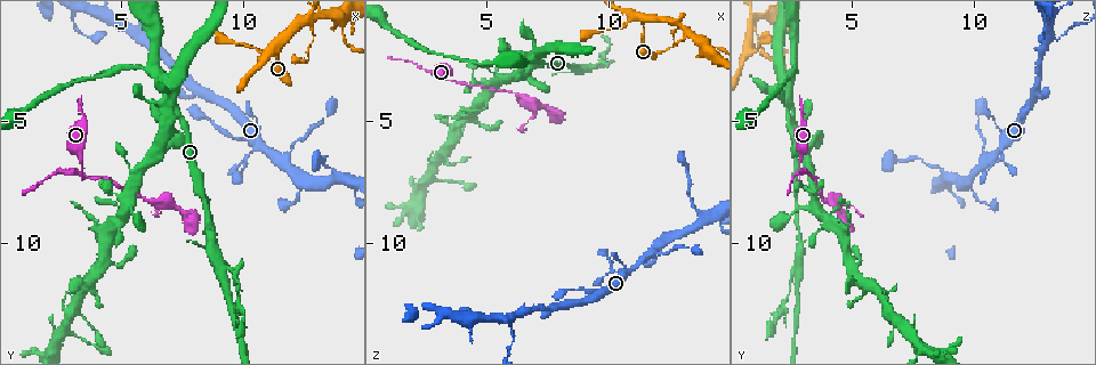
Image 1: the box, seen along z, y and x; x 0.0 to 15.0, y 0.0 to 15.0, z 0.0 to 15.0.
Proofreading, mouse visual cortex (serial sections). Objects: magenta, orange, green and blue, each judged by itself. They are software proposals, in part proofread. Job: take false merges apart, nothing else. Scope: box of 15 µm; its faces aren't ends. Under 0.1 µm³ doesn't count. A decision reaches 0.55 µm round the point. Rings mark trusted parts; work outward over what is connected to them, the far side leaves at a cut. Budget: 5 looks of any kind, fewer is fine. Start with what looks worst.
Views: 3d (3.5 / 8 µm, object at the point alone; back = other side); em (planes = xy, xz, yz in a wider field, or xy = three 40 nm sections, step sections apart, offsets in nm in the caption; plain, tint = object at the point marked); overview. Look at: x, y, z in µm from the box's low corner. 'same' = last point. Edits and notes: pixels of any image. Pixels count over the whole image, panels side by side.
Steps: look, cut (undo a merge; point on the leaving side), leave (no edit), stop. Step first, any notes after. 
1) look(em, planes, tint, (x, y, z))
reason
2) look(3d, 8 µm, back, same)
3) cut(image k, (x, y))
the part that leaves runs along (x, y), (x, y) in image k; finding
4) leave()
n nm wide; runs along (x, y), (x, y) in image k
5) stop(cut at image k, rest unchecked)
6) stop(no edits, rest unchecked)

look(em, planes, tint, (3.0, 7.0, 3.1))
abrupt turn

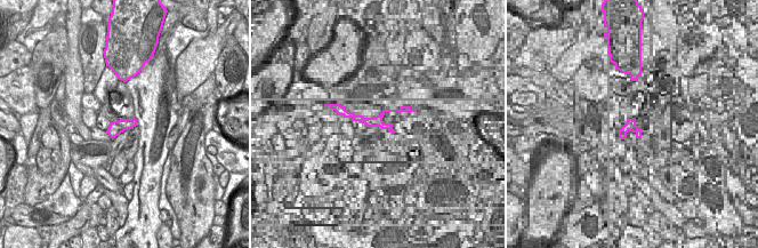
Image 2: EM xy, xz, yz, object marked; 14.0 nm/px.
look(3d, 3.5 µm, same)
wider look

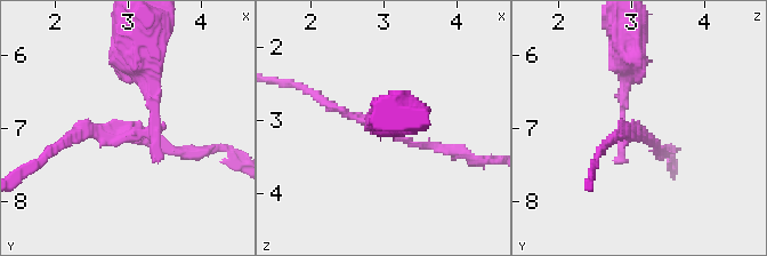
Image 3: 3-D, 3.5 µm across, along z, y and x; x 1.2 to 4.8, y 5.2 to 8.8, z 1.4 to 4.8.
cut(image 3, (167, 150))
the part that leaves runs along (624, 130), (645, 130), (662, 151) in image 3; a second cell is stuck on

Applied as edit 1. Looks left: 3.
look(3d, 3.5 µm, (7.3, 4.9, 2.5))
three arms meet

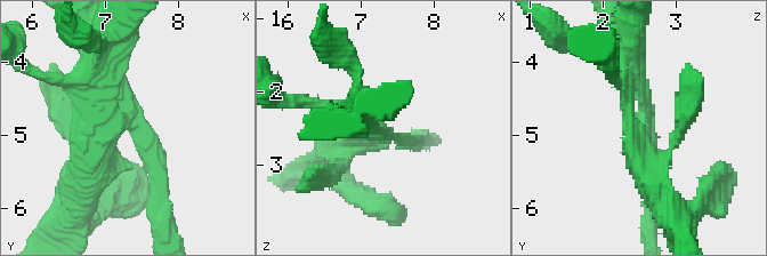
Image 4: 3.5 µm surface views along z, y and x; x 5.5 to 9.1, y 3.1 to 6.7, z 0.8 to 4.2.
look(em, xy, step 3, tint, (7.35, 4.90, 2.55))
3 arms; arms of 200, 250, 450 nm

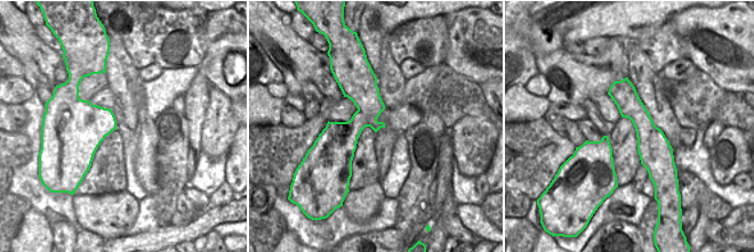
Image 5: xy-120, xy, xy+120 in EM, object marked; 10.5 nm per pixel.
cut(image 4, (356, 150))
the part that leaves runs along (126, 122), (97, 146), (73, 209) in image 4; a second cell is stuck on

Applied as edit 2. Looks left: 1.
stop(cut at image 3, cut at image 4, rest unchecked)

